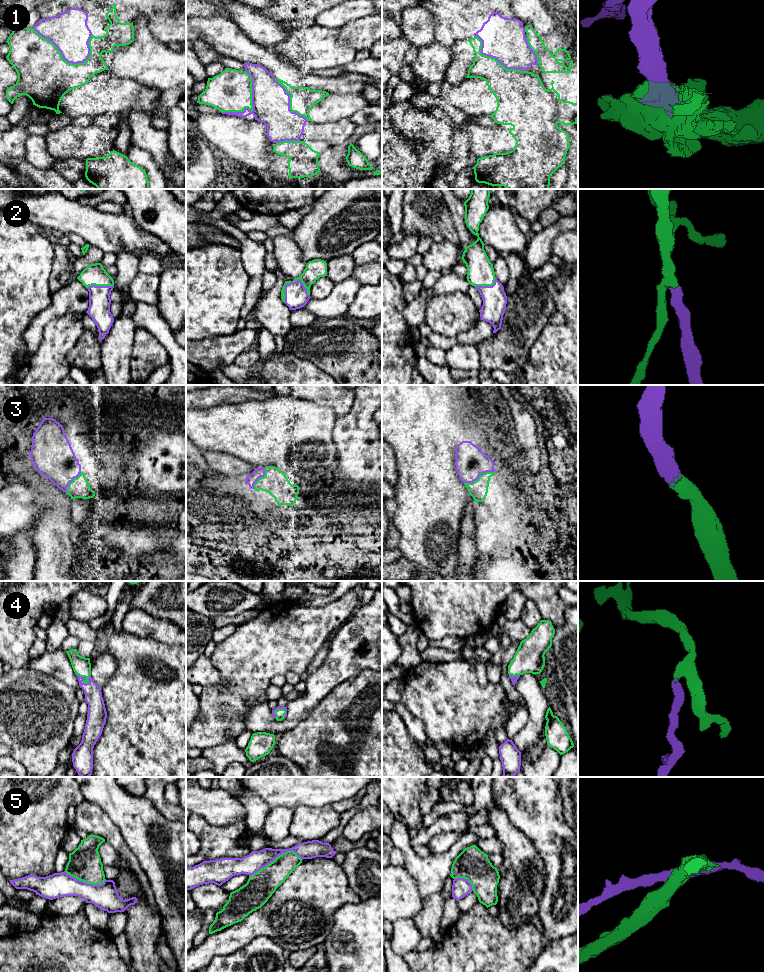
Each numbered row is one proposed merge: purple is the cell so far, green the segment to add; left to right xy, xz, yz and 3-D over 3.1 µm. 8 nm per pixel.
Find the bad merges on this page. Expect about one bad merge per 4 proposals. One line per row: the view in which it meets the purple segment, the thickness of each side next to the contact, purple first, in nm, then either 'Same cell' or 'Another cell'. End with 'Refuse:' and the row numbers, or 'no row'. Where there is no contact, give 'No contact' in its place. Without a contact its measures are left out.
1: Touches purple in xy. Thickness 320 nm (purple) against 420 nm. Another cell
2: Touches purple in xz. Thickness 190 nm (purple) against 150 nm. Same cell
3: Touches purple in yz. Thickness 240 nm (purple) against 150 nm. Same cell
4: Touches purple in xy. Thickness 140 nm (purple) against 140 nm. Same cell
5: Touches purple in xz. Thickness 160 nm (purple) against 220 nm. Another cell
Refuse: 1, 5

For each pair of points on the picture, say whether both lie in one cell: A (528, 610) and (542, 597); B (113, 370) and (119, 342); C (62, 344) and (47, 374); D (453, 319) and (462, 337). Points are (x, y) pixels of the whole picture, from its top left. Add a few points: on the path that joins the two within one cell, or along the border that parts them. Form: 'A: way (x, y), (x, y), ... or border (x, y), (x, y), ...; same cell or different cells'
A: border (527, 598), (535, 604), (542, 619); different cells
B: way (116, 363), (116, 349); same cell
C: way (55, 351), (50, 356), (47, 367); same cell
D: border (474, 326), (461, 331), (454, 338); different cells

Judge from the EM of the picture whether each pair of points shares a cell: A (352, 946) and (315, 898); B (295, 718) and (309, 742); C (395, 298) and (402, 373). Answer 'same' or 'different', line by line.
A: different
B: different
C: same

